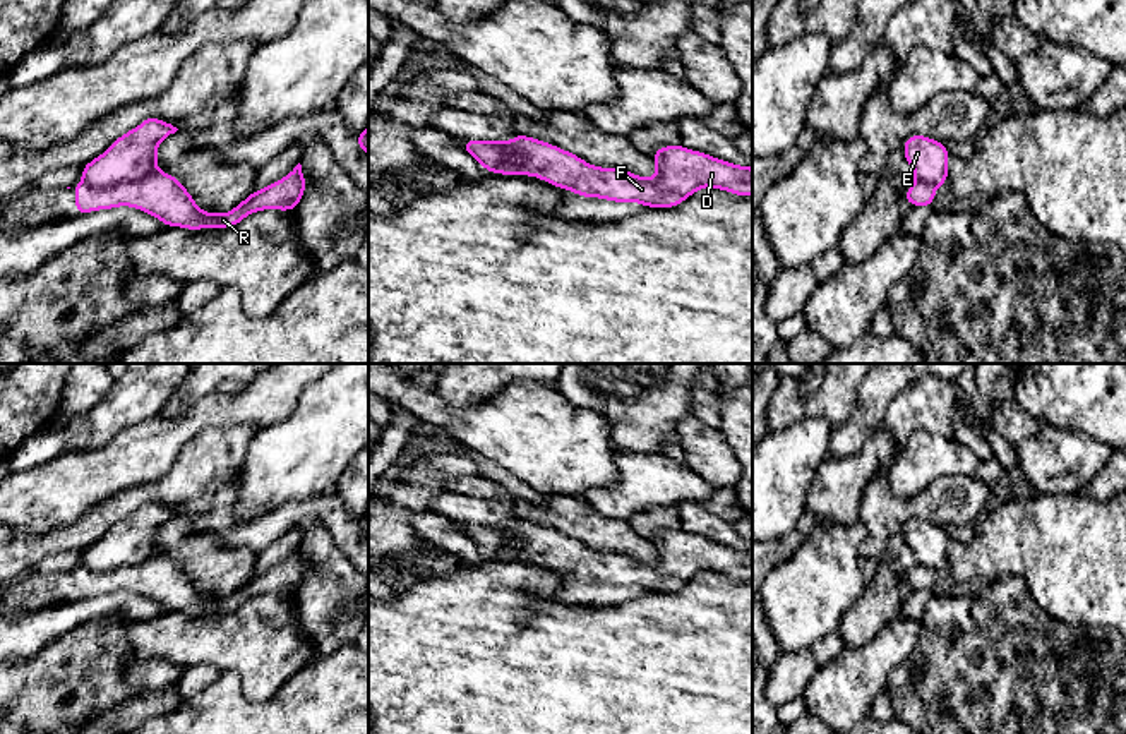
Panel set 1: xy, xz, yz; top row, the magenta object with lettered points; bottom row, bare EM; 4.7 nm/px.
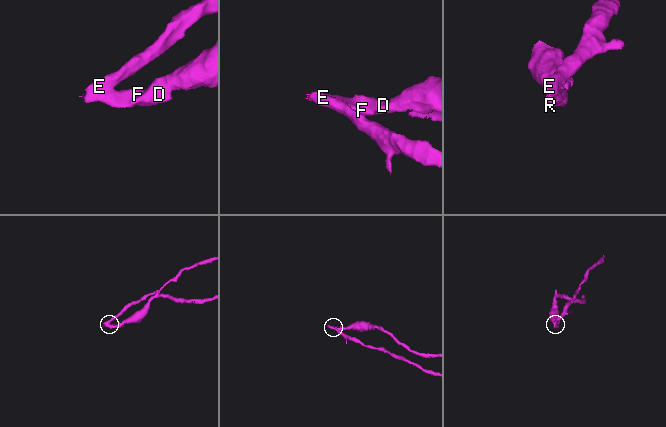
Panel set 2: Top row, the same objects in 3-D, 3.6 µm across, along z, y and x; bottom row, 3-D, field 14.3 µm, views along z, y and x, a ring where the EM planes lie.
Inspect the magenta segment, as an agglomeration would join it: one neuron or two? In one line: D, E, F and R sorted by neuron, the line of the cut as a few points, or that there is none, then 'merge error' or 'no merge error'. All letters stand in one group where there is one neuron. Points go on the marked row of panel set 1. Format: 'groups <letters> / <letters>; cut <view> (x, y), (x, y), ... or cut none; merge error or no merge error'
groups D F R / E; cut xy (155, 168), (137, 179), (101, 187), (89, 187), (83, 182); merge error

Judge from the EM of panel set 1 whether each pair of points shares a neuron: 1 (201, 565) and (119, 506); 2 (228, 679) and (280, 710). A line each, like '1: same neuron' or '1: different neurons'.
1: different neurons
2: same neuron

